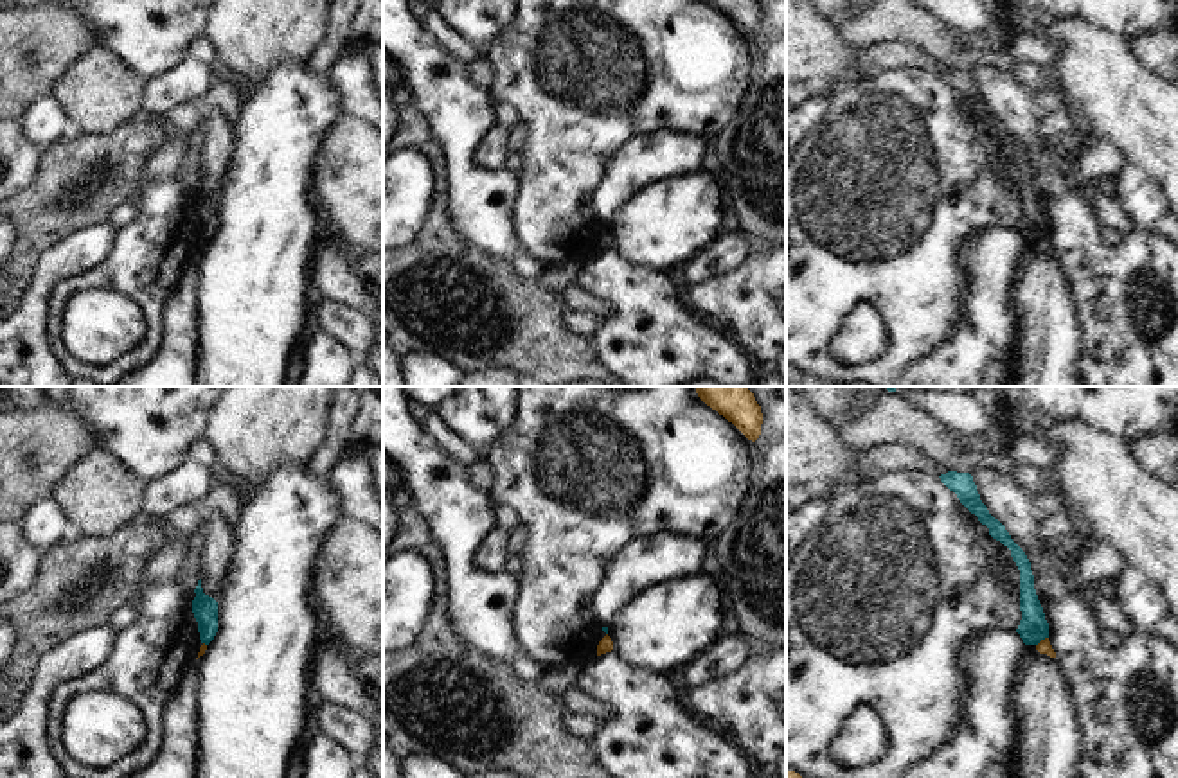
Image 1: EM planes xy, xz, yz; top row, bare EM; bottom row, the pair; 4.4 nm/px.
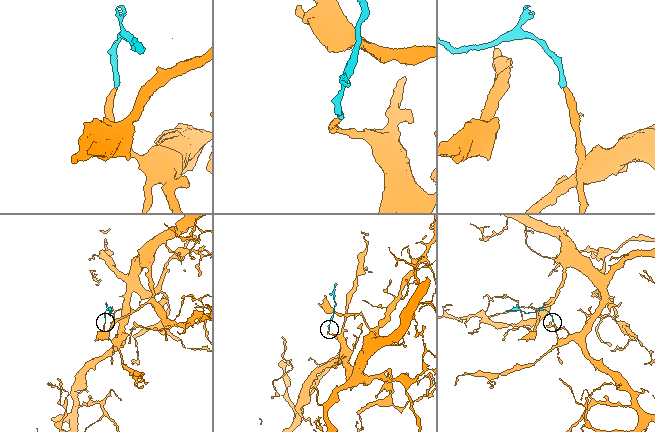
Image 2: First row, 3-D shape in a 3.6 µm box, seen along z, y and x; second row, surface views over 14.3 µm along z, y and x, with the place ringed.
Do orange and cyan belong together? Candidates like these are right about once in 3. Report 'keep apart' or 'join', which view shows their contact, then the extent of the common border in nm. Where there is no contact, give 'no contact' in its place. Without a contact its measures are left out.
keep apart | yz | 70 nm

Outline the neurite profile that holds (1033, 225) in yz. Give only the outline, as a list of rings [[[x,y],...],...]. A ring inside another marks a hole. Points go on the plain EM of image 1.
[[[948,68],[939,75],[950,88],[957,92],[960,101],[989,126],[989,133],[1011,147],[1011,155],[1020,167],[1022,217],[1016,230],[1025,243],[1038,243],[1041,237],[1049,235],[1049,221],[1034,187],[1034,172],[1025,149],[1011,137],[1005,124],[989,111],[969,70]]]

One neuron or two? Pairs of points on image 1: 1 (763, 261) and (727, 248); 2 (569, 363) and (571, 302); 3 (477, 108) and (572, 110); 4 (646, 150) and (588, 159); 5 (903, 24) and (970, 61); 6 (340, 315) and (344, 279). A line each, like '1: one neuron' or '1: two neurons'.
1: two neurons
2: two neurons
3: two neurons
4: two neurons
5: one neuron
6: two neurons

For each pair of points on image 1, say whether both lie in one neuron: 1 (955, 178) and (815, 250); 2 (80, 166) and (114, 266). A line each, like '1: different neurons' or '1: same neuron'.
1: same neuron
2: different neurons

